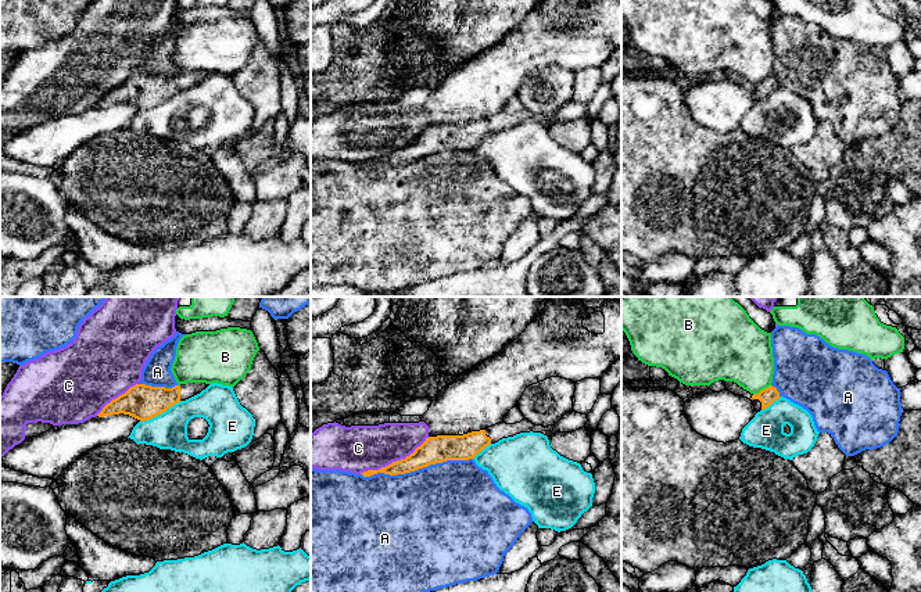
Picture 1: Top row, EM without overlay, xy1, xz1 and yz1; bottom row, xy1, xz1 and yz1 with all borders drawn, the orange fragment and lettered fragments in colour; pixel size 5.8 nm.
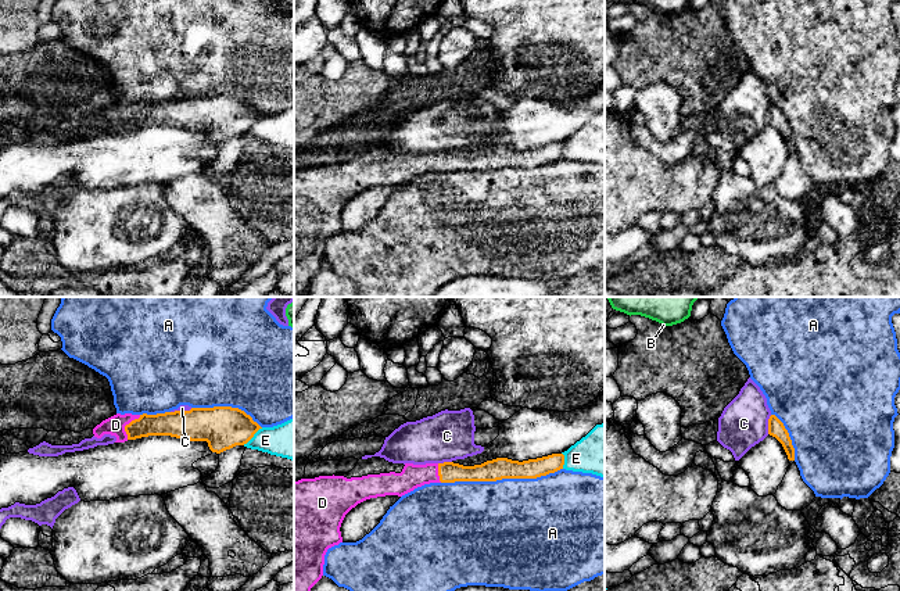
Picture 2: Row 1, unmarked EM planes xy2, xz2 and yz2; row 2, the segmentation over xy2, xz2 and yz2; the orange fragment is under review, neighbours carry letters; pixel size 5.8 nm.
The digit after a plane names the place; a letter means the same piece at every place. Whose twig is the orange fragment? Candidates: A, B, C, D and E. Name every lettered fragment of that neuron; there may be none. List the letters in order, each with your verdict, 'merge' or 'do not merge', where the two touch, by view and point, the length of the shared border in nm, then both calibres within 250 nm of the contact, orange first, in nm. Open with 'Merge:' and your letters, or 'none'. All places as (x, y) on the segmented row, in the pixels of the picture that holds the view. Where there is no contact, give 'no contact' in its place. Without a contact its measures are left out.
Merge: D
A: do not merge; meets orange in xz2 at (501, 479); contact 700 nm long; 130 nm thick on the orange side, 500 nm on the other
B: do not merge; meets orange in yz1 at (762, 390); contact 120 nm long; 90 nm thick on the orange side, 340 nm on the other
C: do not merge; meets orange in xz1 at (394, 462); contact 460 nm long; 160 nm thick on the orange side, 280 nm on the other
D: merge; meets orange in xy2 at (126, 425); contact 170 nm long; 140 nm thick on the orange side, 110 nm on the other
E: do not merge; meets orange in xy1 at (160, 413); contact 260 nm long; 200 nm thick on the orange side, 220 nm on the other

